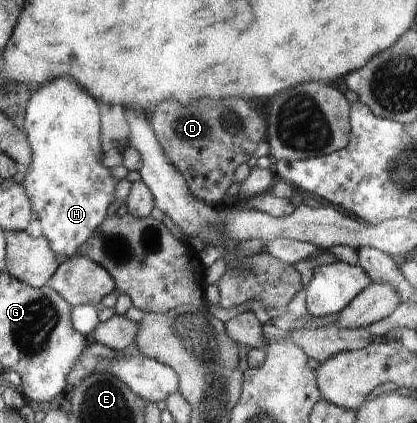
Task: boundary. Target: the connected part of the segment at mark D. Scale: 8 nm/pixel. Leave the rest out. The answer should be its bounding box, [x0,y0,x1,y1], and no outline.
[150,99,267,207]

